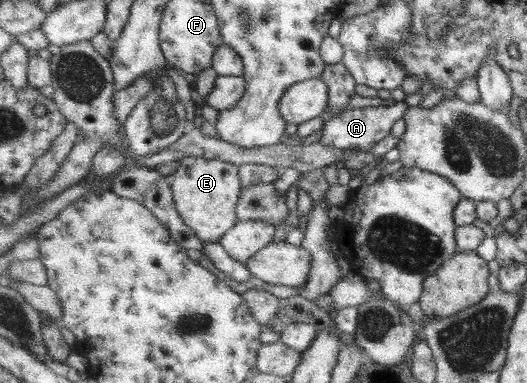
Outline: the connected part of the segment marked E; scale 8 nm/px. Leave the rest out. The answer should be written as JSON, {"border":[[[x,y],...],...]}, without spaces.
{"border":[[[185,157],[180,161],[179,170],[174,175],[167,176],[177,210],[181,212],[187,225],[191,226],[195,233],[204,241],[220,242],[223,236],[233,229],[239,221],[238,206],[244,189],[239,177],[239,165],[222,161],[221,159],[206,159],[205,157]]]}

